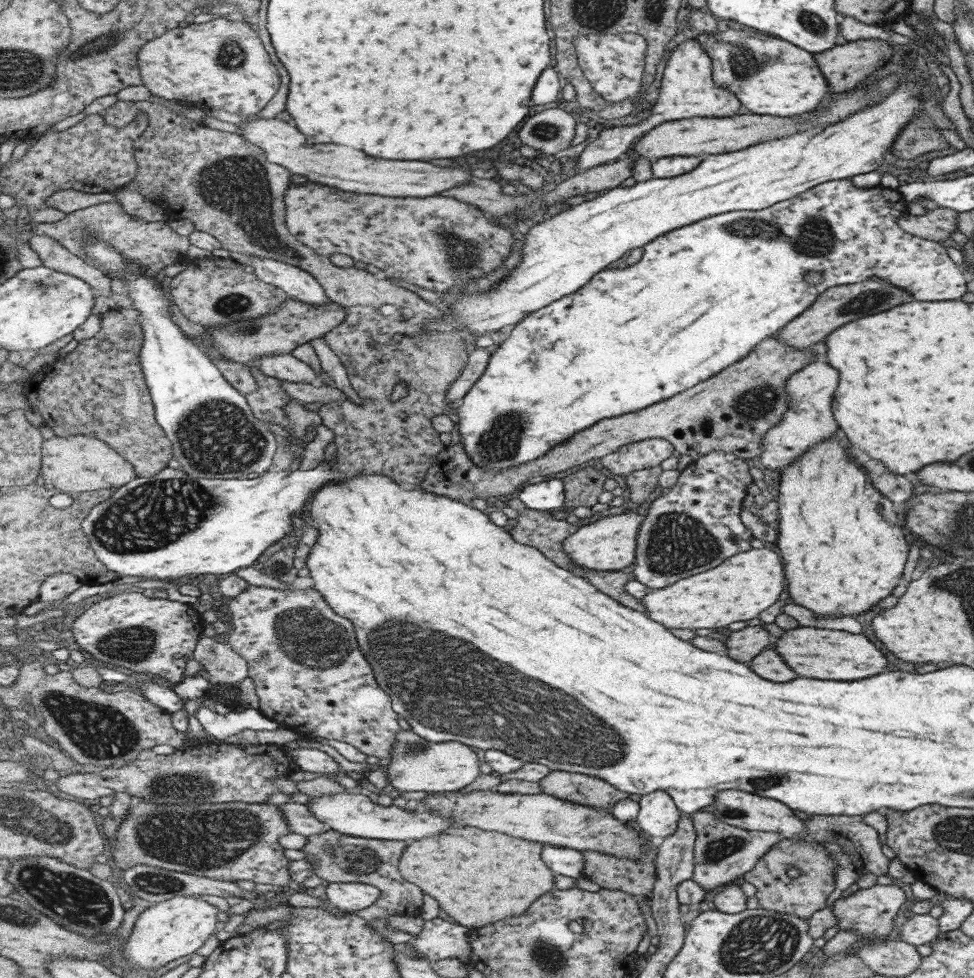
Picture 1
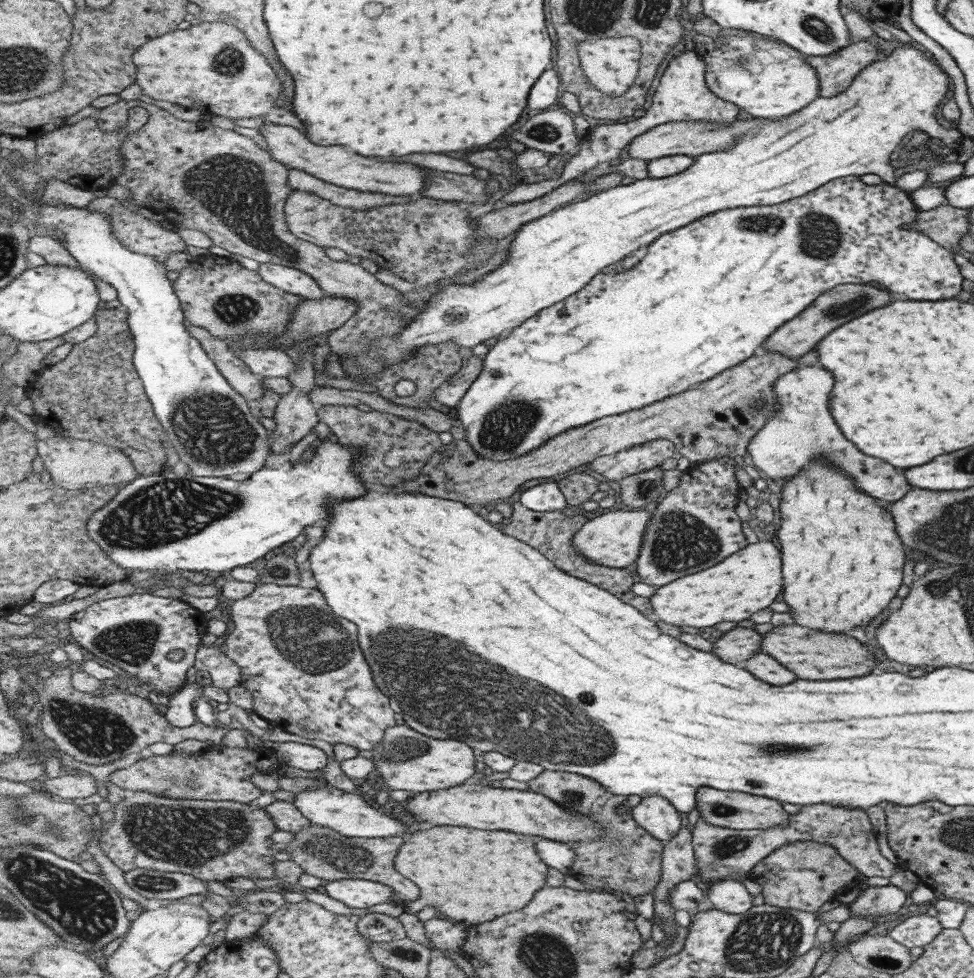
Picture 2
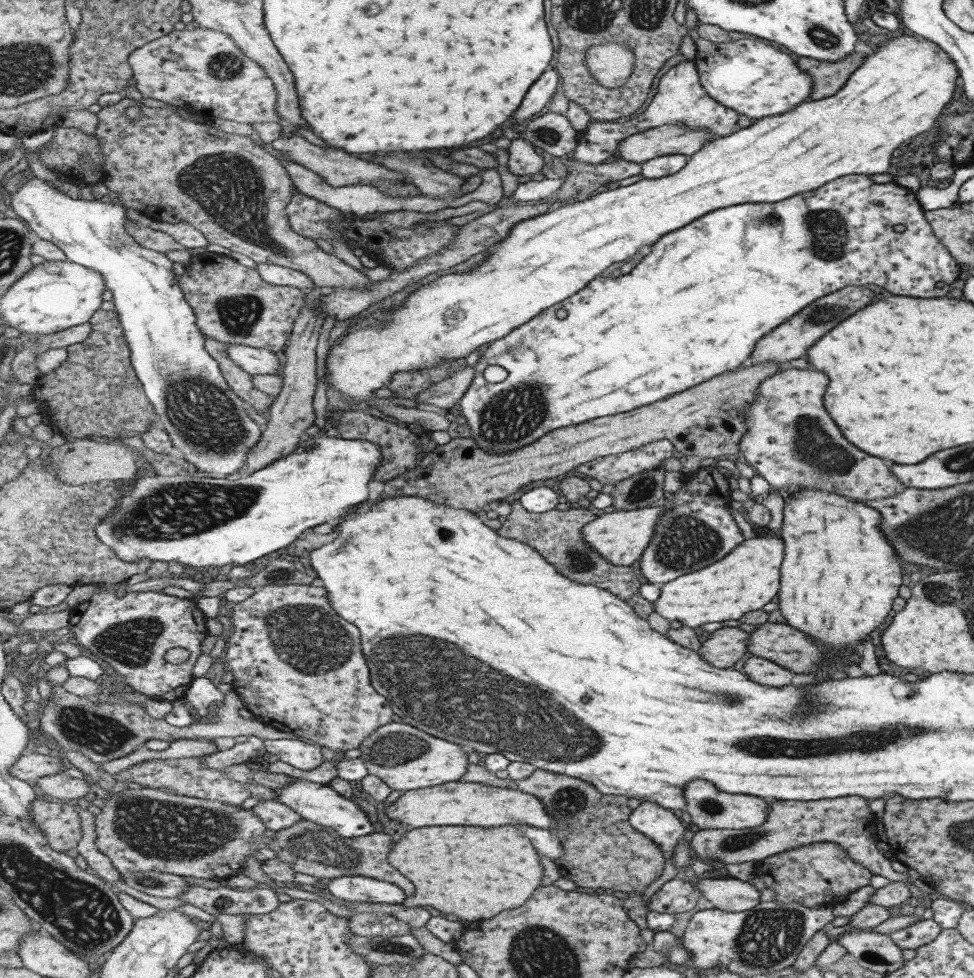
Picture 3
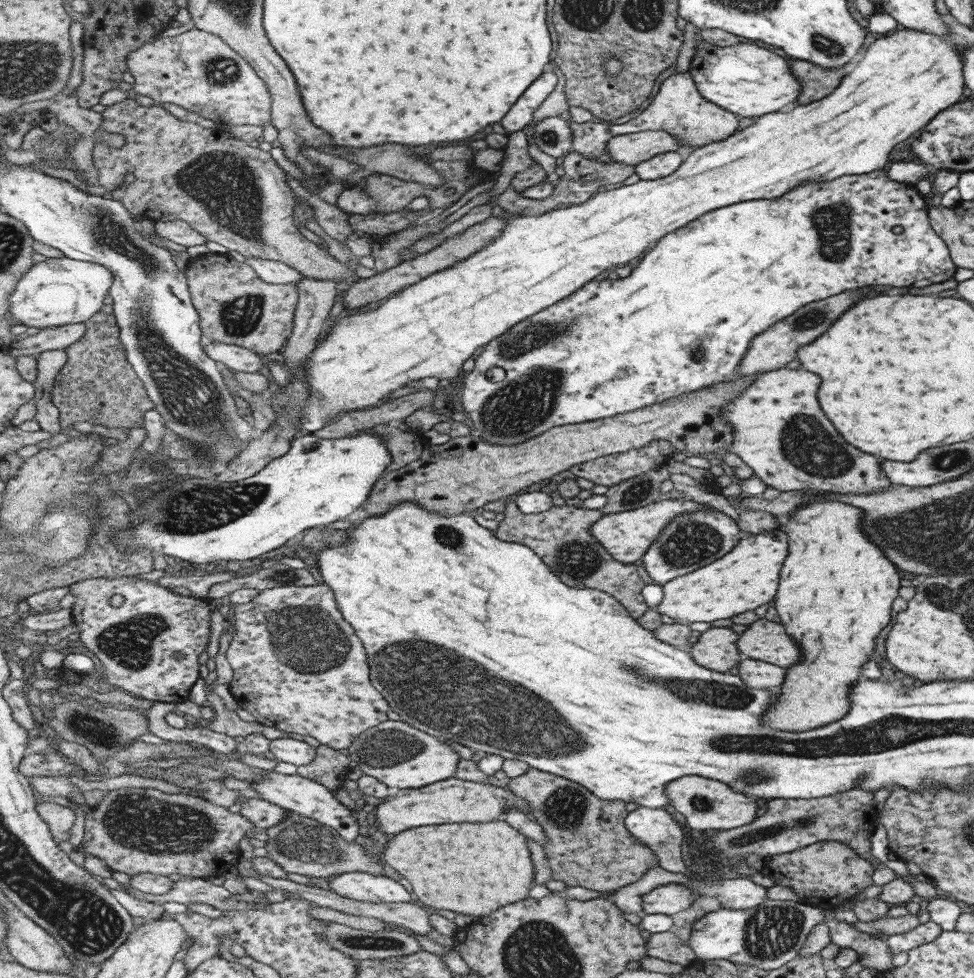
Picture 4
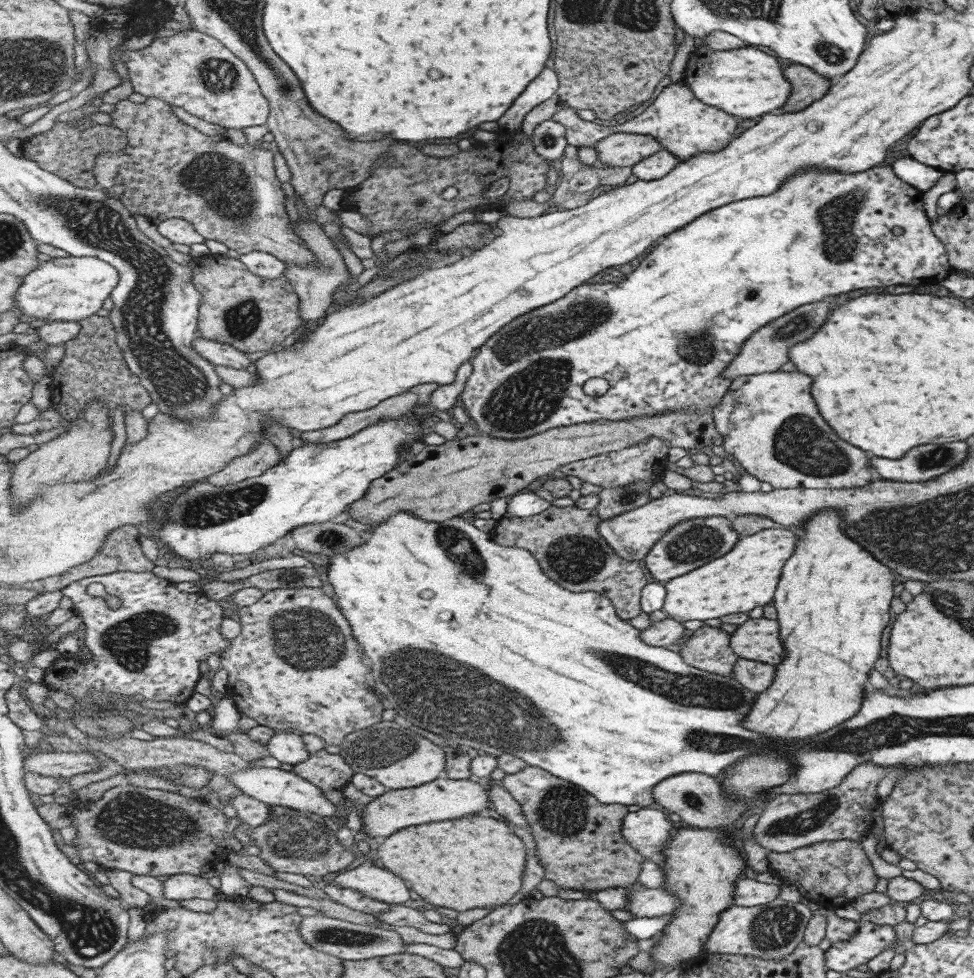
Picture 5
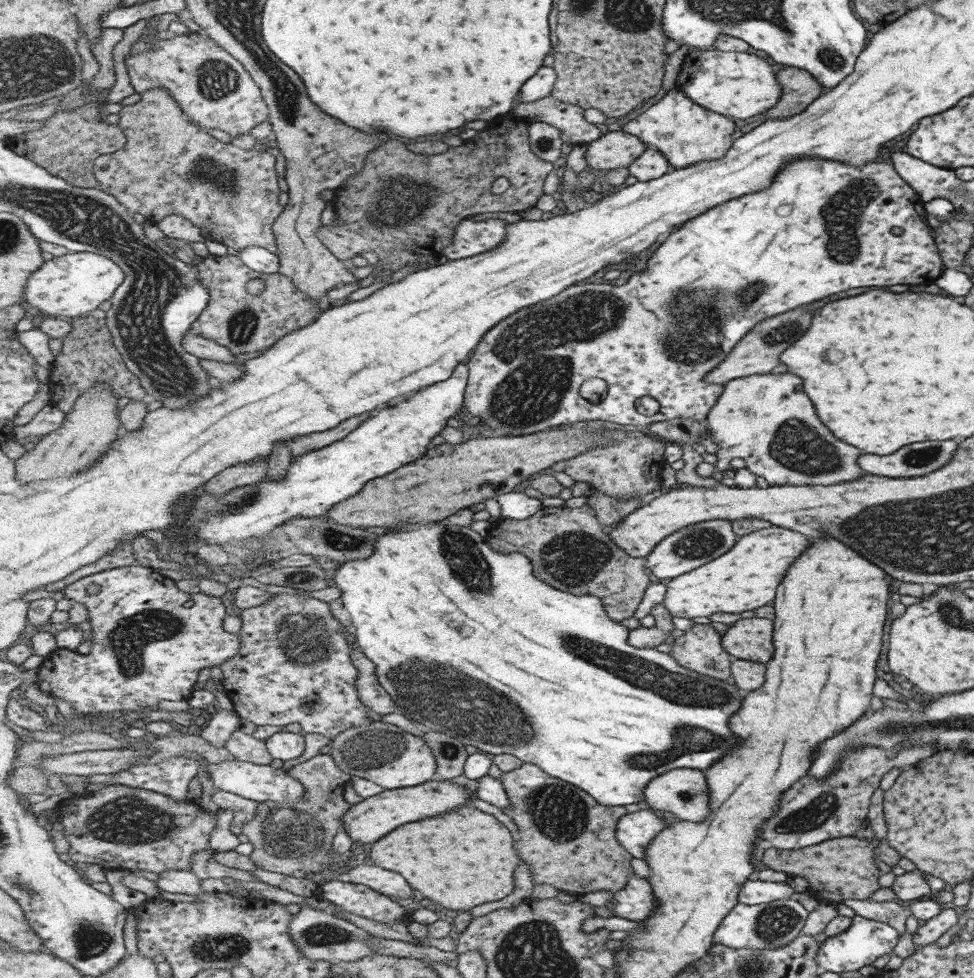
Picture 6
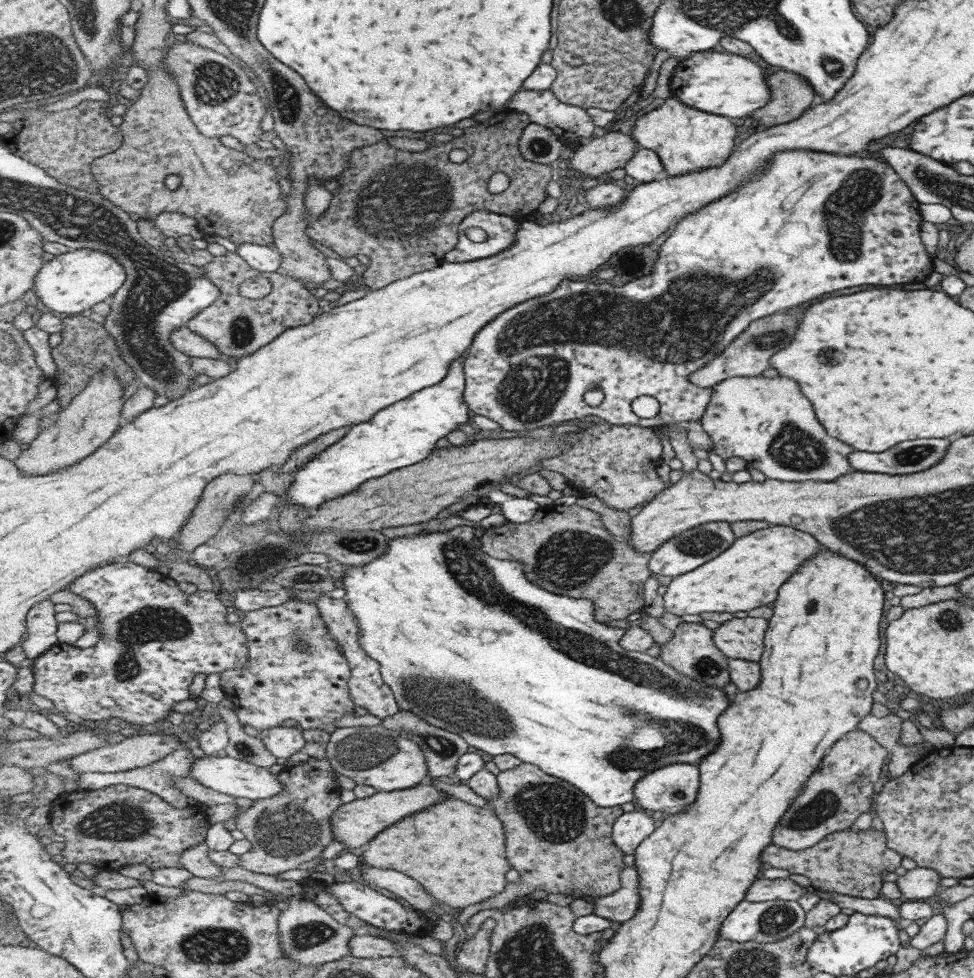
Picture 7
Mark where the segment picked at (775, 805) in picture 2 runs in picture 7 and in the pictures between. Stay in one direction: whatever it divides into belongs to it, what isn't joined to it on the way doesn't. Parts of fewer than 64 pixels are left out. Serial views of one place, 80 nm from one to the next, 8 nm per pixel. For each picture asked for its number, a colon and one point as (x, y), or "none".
3: (708, 807)
4: (705, 803)
5: (697, 799)
6: (683, 791)
7: (672, 789)

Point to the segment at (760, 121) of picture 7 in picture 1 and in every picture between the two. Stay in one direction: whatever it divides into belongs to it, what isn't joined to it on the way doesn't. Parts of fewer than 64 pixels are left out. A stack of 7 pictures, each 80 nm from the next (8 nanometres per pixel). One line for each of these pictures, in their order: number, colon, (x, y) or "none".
1: (844, 66)
2: (834, 72)
3: (827, 78)
4: (815, 82)
5: (806, 86)
6: (798, 89)

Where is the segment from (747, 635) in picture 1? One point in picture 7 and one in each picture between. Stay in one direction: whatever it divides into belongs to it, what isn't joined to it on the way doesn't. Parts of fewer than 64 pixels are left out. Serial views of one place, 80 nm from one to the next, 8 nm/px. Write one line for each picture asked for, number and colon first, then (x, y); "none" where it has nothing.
2: (736, 646)
3: (727, 647)
4: (716, 648)
5: (707, 648)
6: (699, 649)
7: (691, 650)

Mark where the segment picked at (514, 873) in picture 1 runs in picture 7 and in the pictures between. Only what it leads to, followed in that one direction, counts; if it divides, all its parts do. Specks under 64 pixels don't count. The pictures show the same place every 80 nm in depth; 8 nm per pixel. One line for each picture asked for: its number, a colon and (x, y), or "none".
2: (472, 875)
3: (473, 872)
4: (469, 868)
5: (474, 862)
6: (466, 857)
7: (458, 850)

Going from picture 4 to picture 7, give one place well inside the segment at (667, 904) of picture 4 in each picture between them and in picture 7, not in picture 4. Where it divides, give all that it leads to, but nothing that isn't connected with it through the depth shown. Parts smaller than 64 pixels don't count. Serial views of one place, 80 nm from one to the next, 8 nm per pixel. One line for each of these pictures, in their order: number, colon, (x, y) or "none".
5: (642, 902)
6: (636, 902)
7: (619, 906)

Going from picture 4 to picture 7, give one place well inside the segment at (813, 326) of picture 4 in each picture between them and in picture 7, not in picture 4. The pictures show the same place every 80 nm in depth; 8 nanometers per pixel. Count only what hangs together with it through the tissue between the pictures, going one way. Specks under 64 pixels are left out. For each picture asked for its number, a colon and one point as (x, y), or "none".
5: (765, 350)
6: (757, 352)
7: (748, 355)

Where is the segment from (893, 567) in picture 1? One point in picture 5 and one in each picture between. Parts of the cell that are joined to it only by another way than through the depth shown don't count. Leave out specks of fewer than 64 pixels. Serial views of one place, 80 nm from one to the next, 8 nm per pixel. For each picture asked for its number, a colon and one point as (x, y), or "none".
2: (850, 569)
3: (839, 576)
4: (835, 593)
5: (833, 598)

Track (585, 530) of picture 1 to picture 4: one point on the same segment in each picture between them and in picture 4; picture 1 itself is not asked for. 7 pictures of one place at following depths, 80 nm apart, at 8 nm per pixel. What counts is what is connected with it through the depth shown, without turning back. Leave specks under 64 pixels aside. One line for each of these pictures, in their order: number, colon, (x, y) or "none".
2: (615, 539)
3: (622, 536)
4: (628, 535)

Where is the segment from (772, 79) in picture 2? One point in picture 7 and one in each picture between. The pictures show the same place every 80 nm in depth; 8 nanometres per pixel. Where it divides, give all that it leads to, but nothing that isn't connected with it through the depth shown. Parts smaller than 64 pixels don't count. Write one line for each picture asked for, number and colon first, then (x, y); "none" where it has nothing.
3: (763, 82)
4: (750, 81)
5: (745, 83)
6: (740, 85)
7: (723, 84)

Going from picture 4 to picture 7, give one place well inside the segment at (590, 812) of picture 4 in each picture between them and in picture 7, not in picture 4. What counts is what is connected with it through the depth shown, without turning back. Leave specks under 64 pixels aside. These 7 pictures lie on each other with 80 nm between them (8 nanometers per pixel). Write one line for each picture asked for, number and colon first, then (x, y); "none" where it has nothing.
5: (579, 841)
6: (570, 841)
7: (559, 840)

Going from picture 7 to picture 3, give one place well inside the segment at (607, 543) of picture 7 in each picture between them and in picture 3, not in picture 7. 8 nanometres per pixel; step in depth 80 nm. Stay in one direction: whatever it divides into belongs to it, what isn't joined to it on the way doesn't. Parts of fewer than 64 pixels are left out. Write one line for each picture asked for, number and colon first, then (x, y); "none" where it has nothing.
3: (558, 535)
4: (562, 536)
5: (566, 540)
6: (571, 550)

